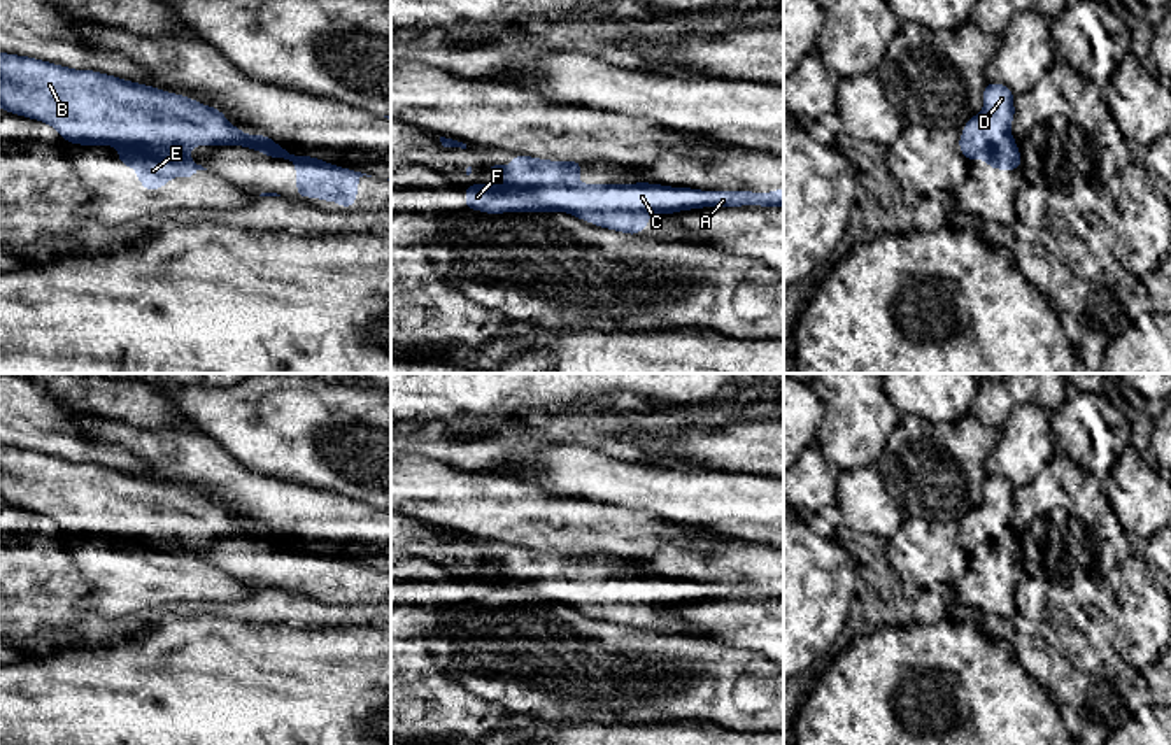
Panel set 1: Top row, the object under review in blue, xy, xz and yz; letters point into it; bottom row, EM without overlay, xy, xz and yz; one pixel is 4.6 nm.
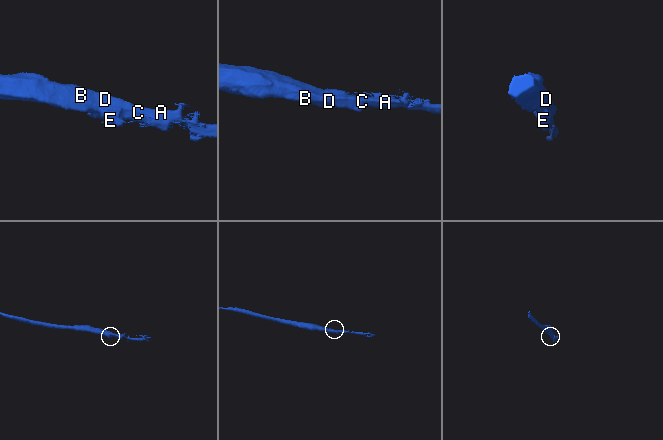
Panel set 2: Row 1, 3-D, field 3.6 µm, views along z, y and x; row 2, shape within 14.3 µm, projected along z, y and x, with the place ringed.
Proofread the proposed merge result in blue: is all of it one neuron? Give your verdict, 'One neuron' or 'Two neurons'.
One neuron

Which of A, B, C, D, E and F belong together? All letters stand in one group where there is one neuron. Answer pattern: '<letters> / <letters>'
A B C D E F

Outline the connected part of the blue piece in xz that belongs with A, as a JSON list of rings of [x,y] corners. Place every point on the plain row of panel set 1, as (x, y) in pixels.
[[[515,547],[507,561],[500,556],[486,557],[489,566],[498,573],[494,577],[463,578],[466,584],[465,598],[468,603],[482,603],[486,607],[503,605],[568,605],[582,614],[607,622],[617,622],[628,628],[638,628],[649,619],[650,607],[673,607],[680,603],[703,600],[784,600],[784,580],[771,585],[754,584],[699,584],[692,580],[670,580],[663,577],[580,577],[578,564],[584,554],[550,554],[531,549]]]

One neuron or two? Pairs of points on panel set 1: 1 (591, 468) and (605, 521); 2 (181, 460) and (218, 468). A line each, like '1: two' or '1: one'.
1: two
2: one

